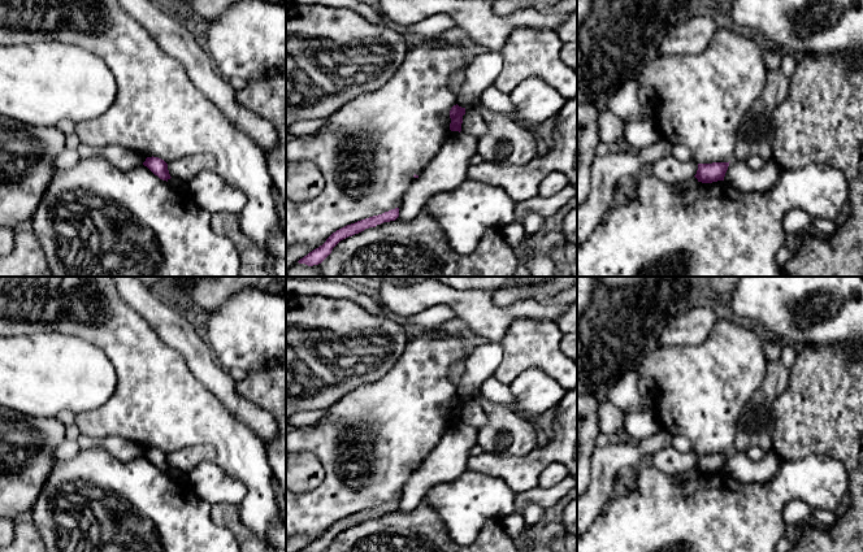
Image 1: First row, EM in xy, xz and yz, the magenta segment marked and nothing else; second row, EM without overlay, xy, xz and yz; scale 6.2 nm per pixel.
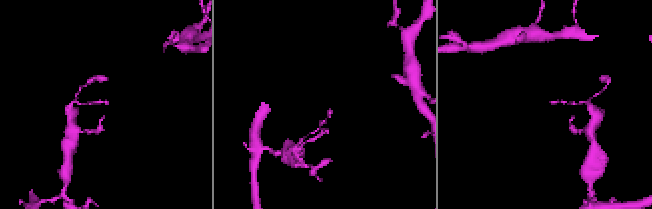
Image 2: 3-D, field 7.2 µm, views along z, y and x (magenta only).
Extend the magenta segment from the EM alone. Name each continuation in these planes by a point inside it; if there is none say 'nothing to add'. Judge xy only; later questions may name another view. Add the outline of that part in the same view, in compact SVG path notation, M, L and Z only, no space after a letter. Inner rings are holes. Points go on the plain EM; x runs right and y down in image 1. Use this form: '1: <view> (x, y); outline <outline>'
nothing to add

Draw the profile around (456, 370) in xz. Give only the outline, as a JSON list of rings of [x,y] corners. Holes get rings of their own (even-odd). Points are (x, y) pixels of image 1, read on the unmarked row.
[[[456,362],[450,369],[450,381],[457,387],[461,382],[461,377],[464,374],[465,365],[464,362]]]

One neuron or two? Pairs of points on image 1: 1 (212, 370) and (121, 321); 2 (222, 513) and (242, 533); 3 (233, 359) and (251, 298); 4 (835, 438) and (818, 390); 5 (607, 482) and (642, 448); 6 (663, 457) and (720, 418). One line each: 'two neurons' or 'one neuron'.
1: two neurons
2: one neuron
3: one neuron
4: one neuron
5: one neuron
6: two neurons

